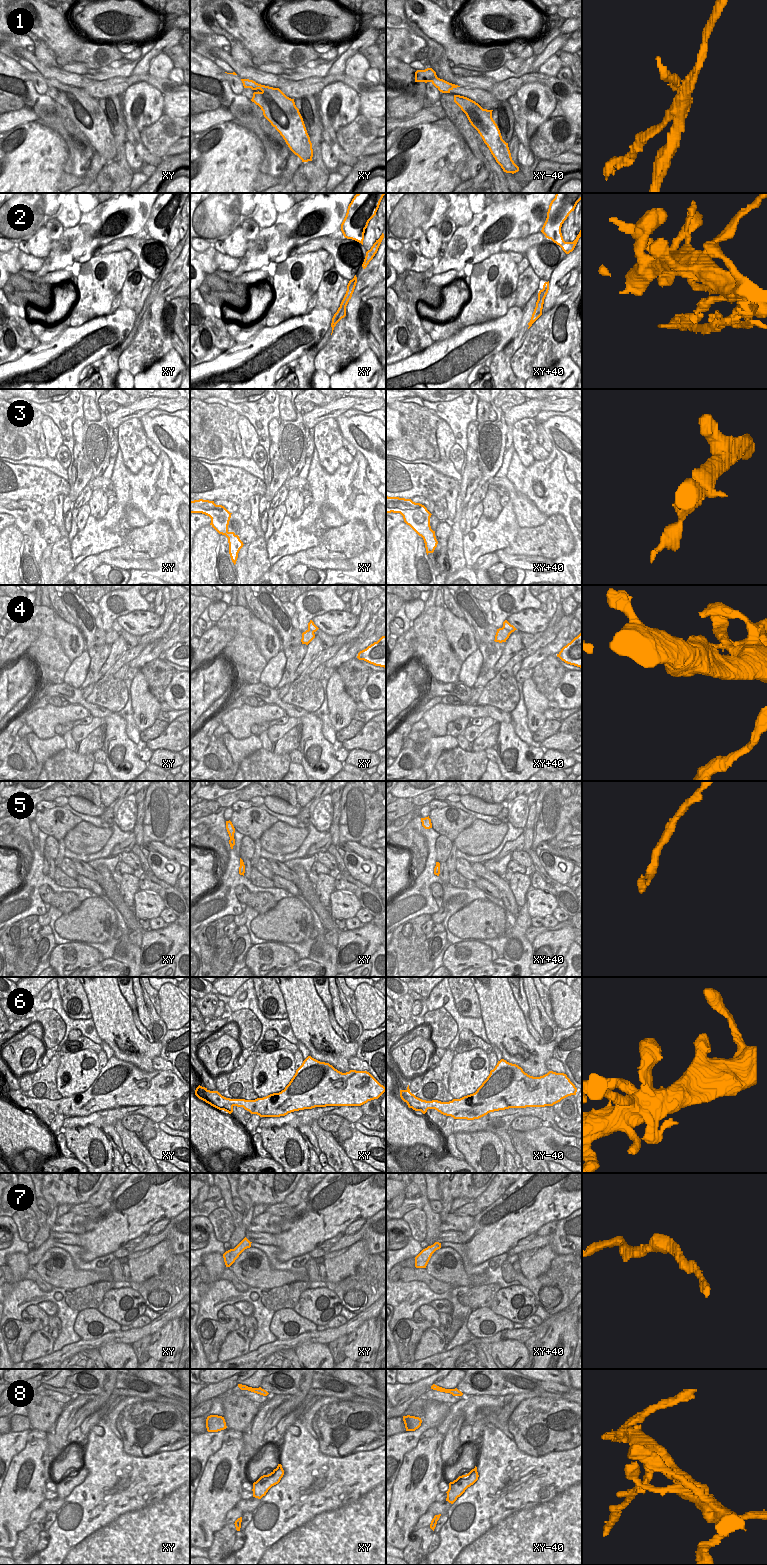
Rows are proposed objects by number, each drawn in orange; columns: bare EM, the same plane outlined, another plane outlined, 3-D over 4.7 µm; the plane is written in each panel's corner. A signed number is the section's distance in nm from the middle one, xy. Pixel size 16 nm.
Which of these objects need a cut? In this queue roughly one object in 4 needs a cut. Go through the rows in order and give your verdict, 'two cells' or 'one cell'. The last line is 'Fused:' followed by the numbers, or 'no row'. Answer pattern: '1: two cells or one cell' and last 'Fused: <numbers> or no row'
1: two cells
2: two cells
3: one cell
4: one cell
5: one cell
6: one cell
7: one cell
8: one cell
Fused: 1, 2

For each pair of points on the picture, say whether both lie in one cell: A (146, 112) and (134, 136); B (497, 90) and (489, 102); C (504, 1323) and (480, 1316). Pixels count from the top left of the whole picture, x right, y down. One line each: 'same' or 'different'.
A: different
B: different
C: same

